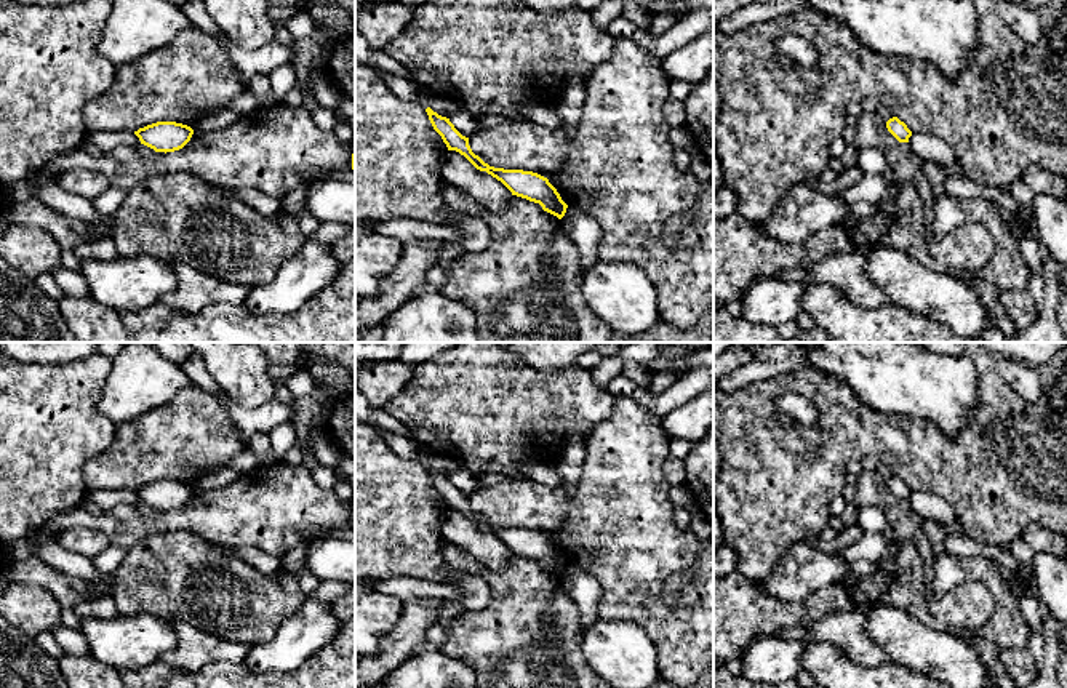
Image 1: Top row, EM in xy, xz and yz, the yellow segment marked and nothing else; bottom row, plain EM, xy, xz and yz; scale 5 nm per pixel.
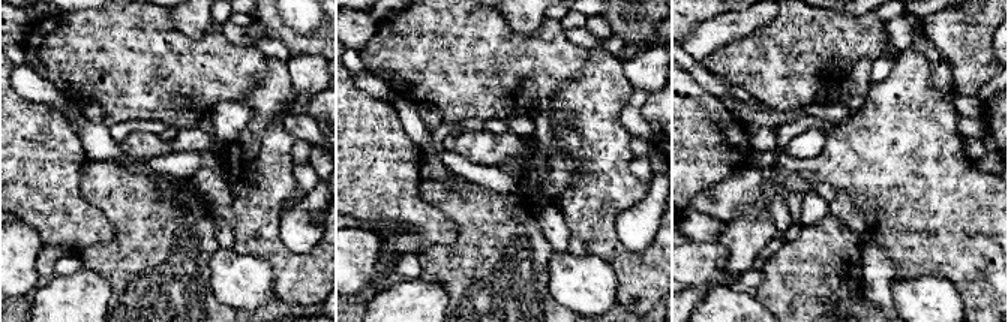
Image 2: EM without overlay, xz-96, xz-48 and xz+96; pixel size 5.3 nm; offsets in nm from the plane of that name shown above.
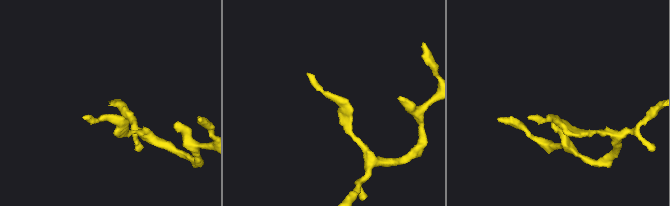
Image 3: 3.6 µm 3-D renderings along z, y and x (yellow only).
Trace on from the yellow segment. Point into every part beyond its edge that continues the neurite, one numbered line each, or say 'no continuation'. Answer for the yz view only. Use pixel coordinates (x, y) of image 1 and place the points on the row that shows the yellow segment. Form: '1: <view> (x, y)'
no continuation

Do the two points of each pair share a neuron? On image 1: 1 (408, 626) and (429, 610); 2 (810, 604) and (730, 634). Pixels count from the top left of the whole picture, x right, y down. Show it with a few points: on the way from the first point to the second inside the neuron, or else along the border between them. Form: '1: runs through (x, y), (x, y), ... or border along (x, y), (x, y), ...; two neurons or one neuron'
1: runs through (413, 623), (424, 612); one neuron
2: runs through (791, 615), (749, 615); one neuron

